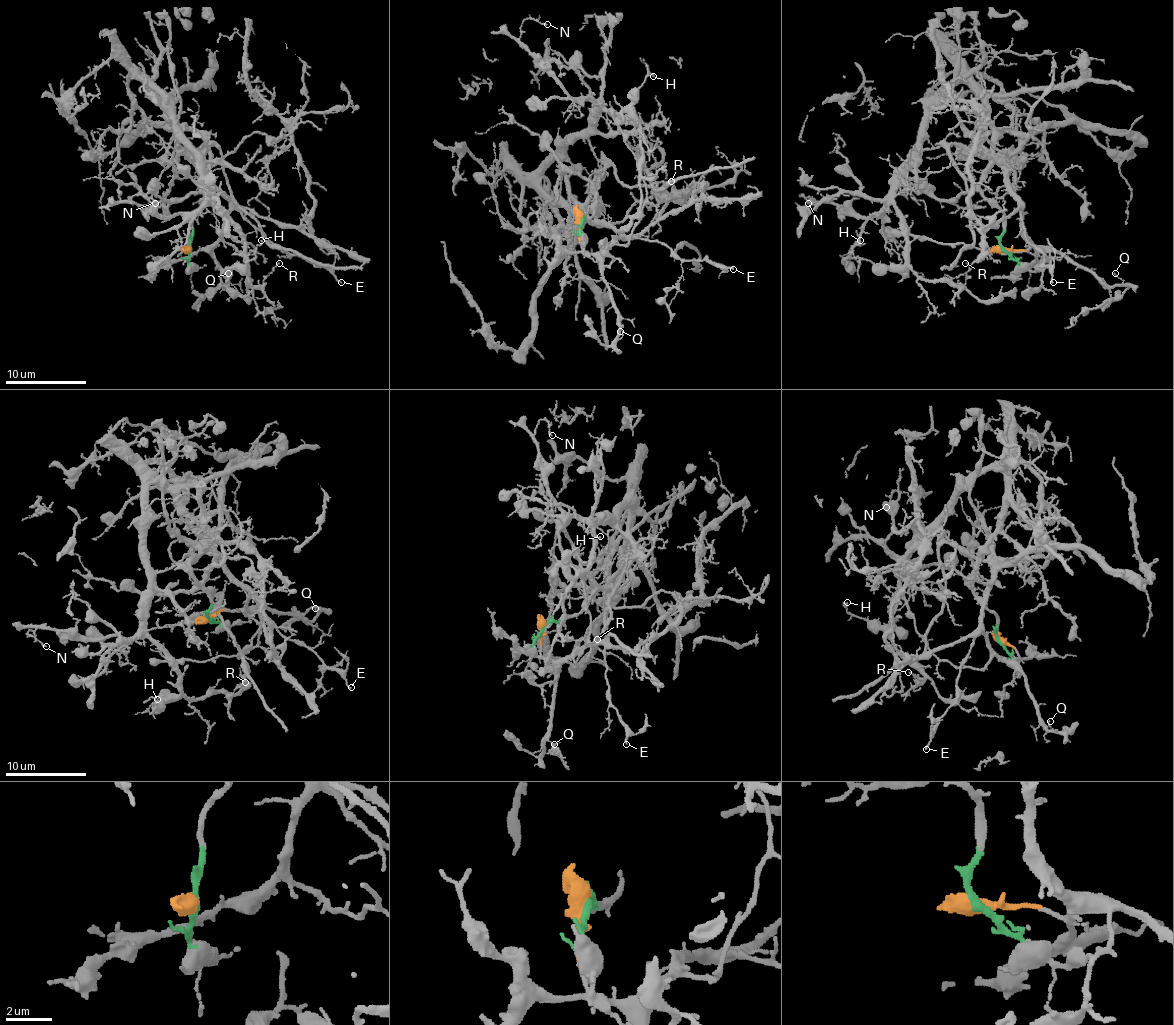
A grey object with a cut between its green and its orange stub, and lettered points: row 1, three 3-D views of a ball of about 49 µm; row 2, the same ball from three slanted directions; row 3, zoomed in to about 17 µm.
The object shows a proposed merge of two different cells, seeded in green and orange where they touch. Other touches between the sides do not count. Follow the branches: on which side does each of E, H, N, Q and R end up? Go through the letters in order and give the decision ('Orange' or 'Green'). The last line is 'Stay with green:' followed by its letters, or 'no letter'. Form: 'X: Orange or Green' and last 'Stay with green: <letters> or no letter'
E: Orange
H: Green
N: Green
Q: Orange
R: Green
Stay with green: H, N, R

